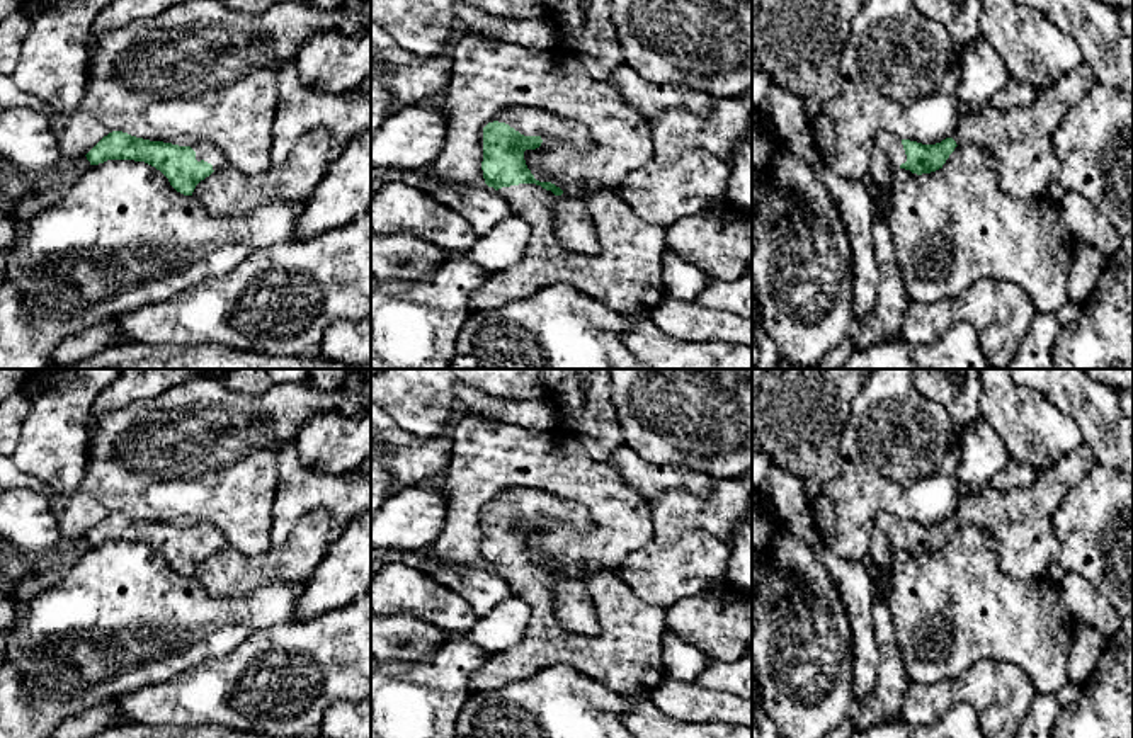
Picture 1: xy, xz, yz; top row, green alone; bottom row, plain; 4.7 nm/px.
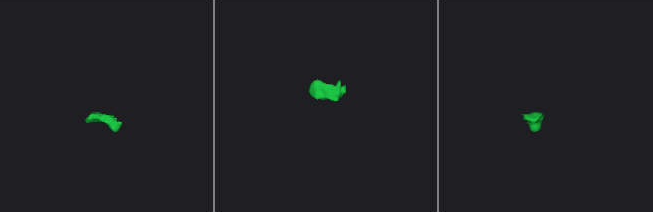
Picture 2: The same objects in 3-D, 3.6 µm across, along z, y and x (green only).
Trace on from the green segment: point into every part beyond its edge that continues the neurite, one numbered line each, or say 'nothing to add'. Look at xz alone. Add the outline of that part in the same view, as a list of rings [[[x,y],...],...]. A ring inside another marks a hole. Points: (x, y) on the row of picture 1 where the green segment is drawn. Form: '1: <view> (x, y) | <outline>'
1: xz (528, 121) | [[[510,107],[502,111],[493,121],[505,122],[524,136],[551,136],[565,139],[577,148],[592,146],[590,133],[584,124],[563,121],[538,109]]]
2: xz (625, 276) | [[[519,184],[502,187],[498,194],[509,202],[512,216],[529,224],[529,243],[519,264],[493,272],[473,292],[473,311],[500,309],[556,282],[573,286],[609,309],[636,316],[648,315],[663,301],[667,230],[641,219],[623,194],[602,190],[584,199],[599,240],[595,255],[578,255],[558,241],[551,190]]]

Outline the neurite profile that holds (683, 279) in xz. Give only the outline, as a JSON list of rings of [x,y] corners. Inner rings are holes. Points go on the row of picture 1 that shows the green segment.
[[[665,250],[662,257],[662,281],[665,286],[665,296],[680,301],[694,301],[694,298],[713,282],[692,262],[687,262],[669,250]]]

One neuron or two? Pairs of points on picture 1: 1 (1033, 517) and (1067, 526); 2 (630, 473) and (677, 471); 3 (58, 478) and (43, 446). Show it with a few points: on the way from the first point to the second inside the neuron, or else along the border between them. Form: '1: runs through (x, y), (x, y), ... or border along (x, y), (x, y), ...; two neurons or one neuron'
1: border along (1072, 487), (1053, 512), (1057, 560); two neurons
2: runs through (642, 473), (666, 473); one neuron
3: runs through (58, 470), (58, 463), (51, 454); one neuron

